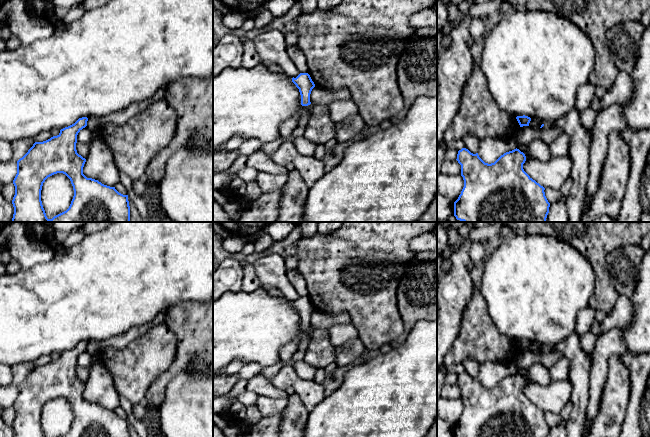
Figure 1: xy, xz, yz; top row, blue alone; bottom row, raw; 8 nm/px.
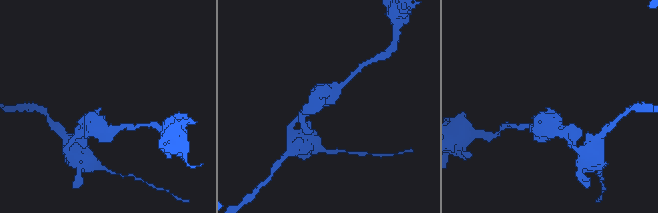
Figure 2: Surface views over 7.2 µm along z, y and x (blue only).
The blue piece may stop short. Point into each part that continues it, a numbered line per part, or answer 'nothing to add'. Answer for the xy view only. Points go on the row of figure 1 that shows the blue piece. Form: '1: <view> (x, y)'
nothing to add

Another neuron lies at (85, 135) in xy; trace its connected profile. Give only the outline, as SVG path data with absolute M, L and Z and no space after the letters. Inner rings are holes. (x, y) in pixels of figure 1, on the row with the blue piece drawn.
M85 127L78 133L77 141L81 143L91 143L93 140L92 134L93 131L91 131L88 127Z

